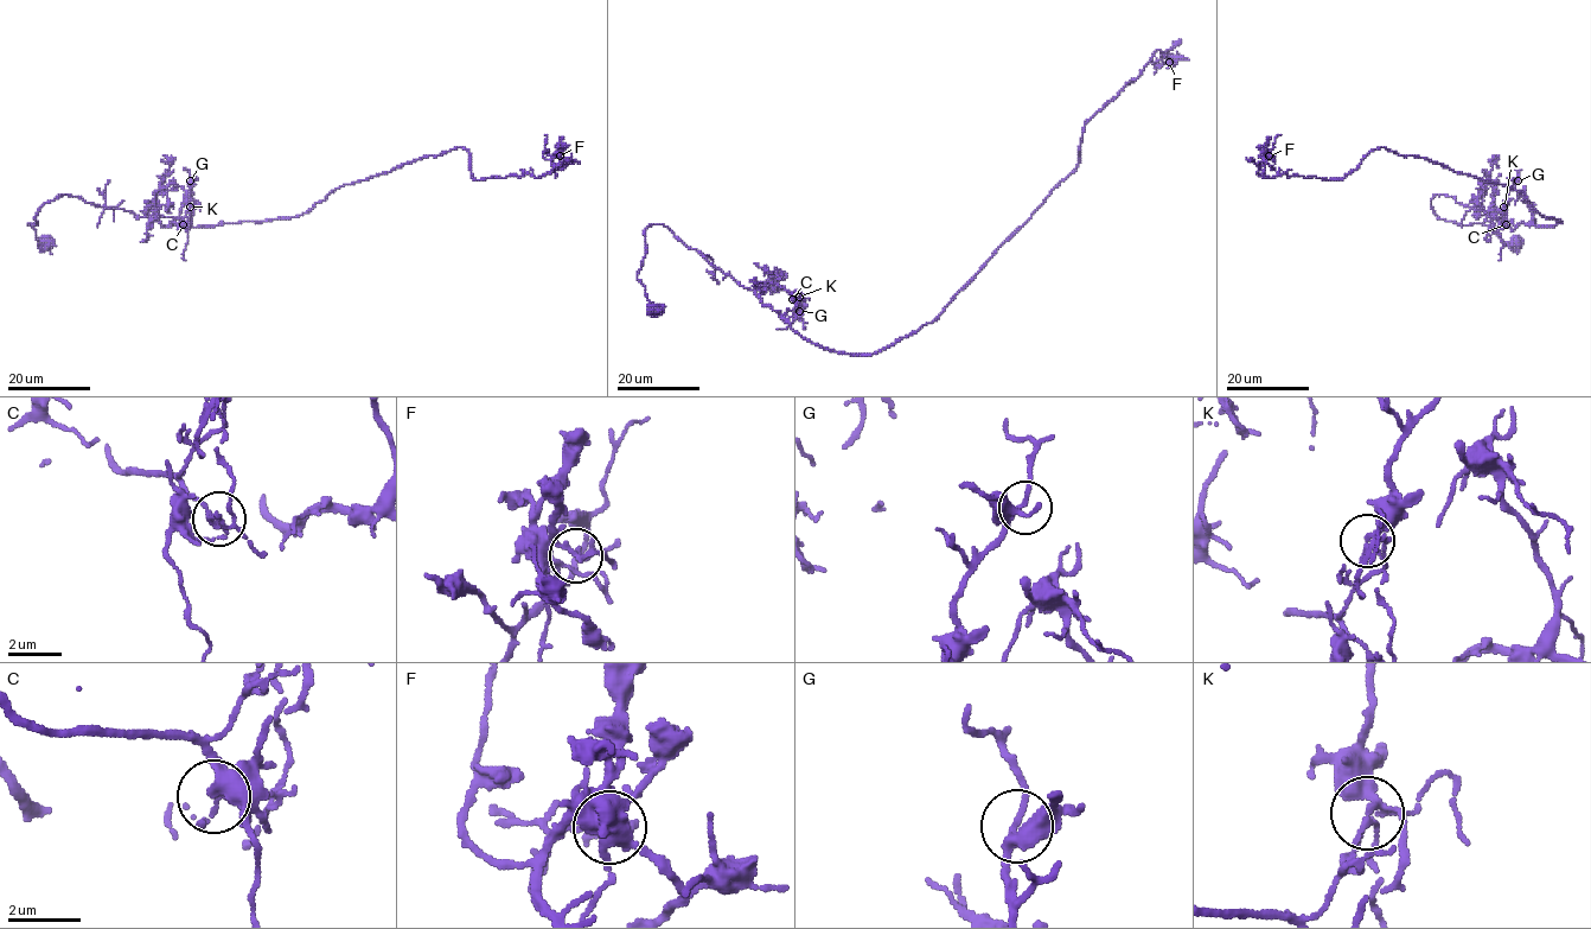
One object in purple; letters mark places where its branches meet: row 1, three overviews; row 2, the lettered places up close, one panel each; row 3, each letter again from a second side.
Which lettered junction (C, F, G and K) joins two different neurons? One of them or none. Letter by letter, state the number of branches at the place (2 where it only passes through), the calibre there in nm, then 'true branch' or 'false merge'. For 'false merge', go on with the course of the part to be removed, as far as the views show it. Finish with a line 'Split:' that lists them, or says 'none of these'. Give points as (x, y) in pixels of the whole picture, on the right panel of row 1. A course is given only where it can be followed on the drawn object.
C: 3 | 120 nm | true branch
F: 4 | 140 nm | true branch
G: 3 | 180 nm | true branch
K: 4 | 150 nm | true branch
Split: none of these

